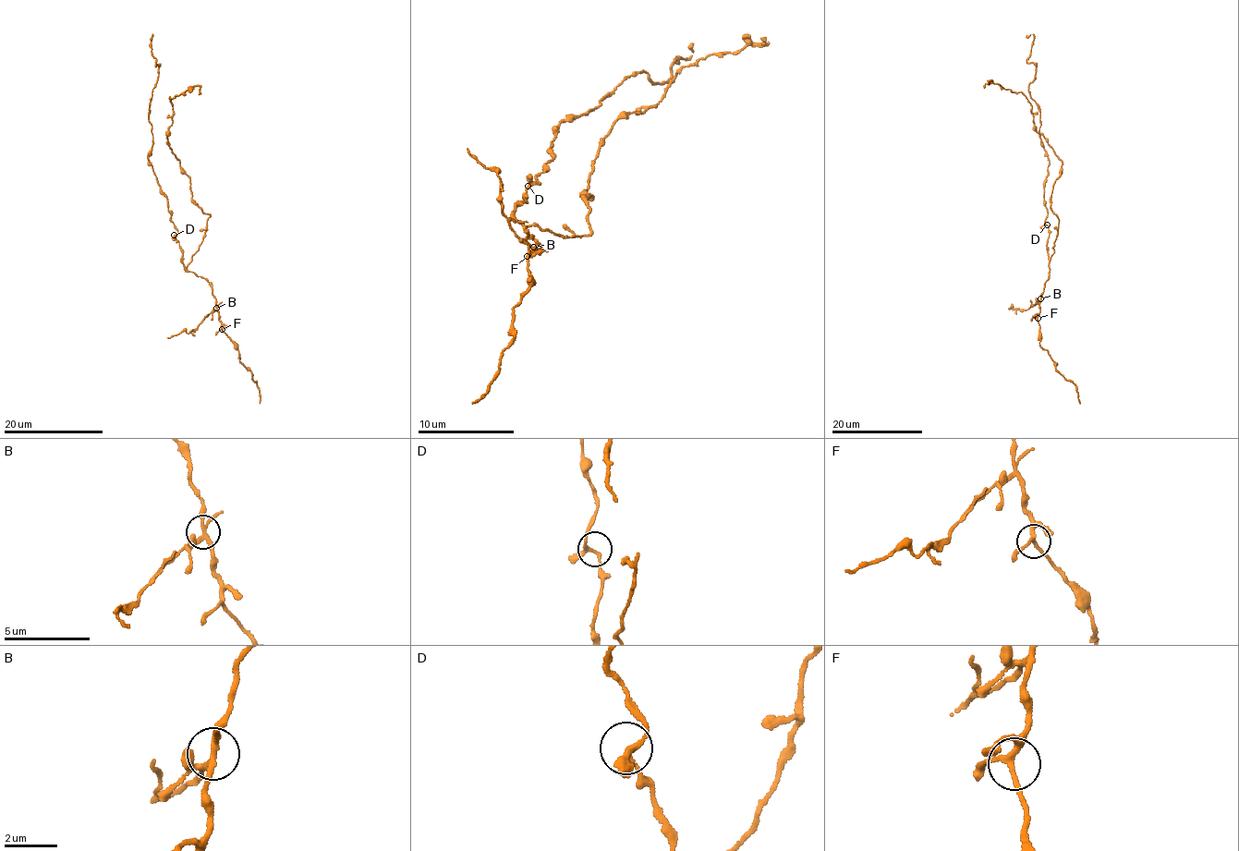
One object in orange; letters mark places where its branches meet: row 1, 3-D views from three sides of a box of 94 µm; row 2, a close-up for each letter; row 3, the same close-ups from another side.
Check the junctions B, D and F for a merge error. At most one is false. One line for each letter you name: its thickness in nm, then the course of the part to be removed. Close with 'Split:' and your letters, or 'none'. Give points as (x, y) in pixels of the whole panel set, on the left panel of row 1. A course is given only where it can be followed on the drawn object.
B: calibre 200 nm; course (216, 308), (197, 328), (167, 337)
Split: B

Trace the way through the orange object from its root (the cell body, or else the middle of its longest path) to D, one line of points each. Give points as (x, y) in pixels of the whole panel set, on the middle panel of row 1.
D: (514, 214), (516, 208), (528, 200), (528, 186)

